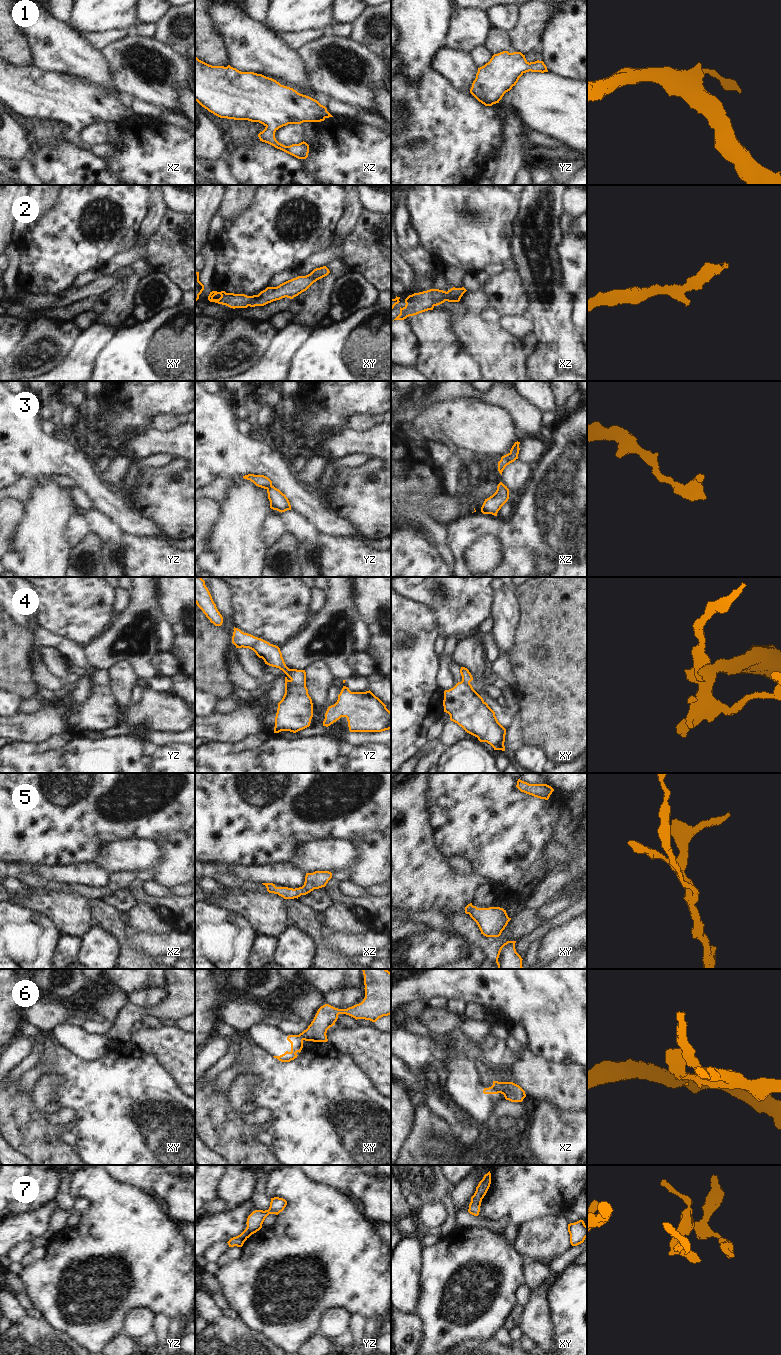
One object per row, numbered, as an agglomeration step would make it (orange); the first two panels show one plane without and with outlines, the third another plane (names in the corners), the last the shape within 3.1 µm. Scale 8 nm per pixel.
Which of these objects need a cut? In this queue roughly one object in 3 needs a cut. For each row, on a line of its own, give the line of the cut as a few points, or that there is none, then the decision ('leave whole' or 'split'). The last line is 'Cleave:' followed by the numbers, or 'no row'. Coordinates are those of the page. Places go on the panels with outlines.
1: no cut | leave whole
2: no cut | leave whole
3: no cut | leave whole
4: yz (291, 679), (305, 686) | split
5: no cut | leave whole
6: xz (489, 1087), (495, 1088), (499, 1092) | split
7: no cut | leave whole
Cleave: 4, 6

